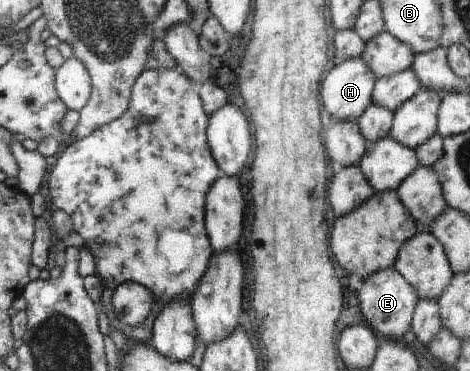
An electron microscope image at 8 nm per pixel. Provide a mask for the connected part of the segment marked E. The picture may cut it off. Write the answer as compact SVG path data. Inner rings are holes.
M384 269L374 273L366 280L363 280L362 291L358 293L357 298L360 302L362 314L368 320L368 324L372 326L373 331L376 330L384 338L404 342L404 334L411 328L413 312L419 298L402 274L394 269Z

